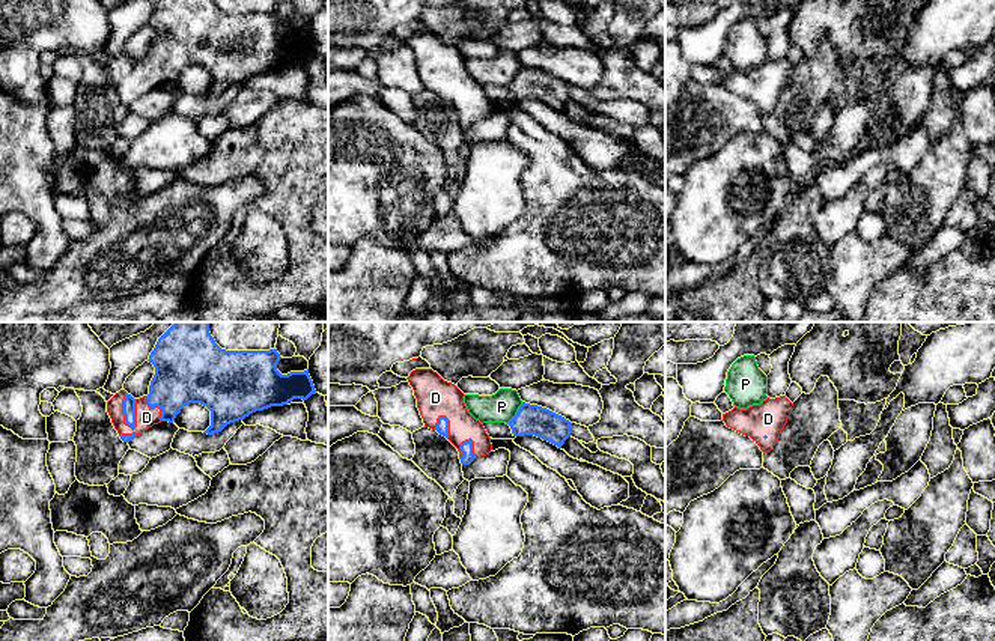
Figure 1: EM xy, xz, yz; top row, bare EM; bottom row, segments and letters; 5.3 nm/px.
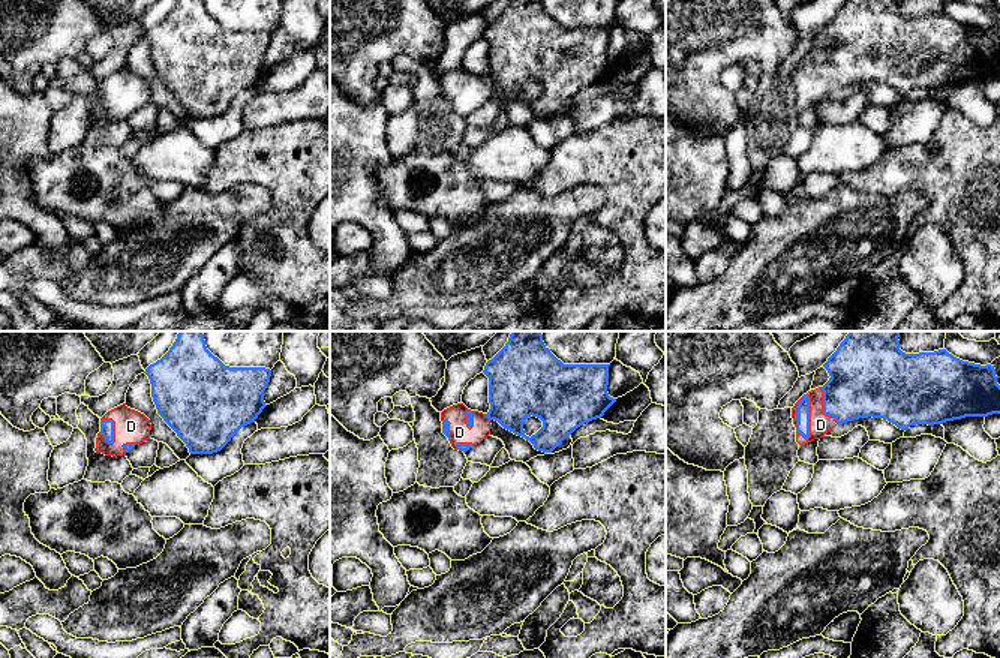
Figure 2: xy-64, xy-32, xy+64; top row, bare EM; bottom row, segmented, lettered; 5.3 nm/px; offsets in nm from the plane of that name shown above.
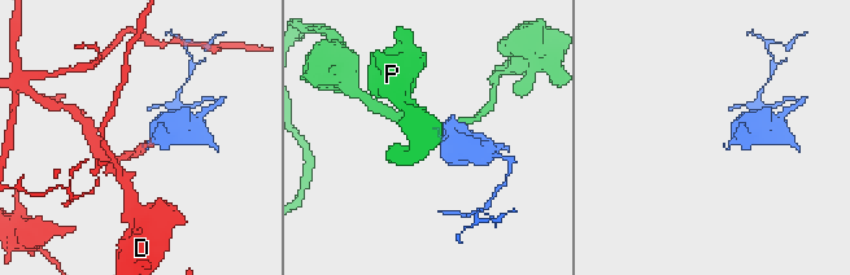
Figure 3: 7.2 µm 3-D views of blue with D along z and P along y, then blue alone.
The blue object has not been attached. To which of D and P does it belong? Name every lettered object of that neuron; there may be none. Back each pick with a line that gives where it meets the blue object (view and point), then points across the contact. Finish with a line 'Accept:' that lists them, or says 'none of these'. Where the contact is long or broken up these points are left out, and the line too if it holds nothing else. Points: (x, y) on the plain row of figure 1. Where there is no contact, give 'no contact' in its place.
D: contact xy (124, 74)
Accept: D

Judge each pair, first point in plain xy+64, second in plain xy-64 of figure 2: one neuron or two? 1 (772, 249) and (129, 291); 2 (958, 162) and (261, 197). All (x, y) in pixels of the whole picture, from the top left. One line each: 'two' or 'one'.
1: one
2: two

